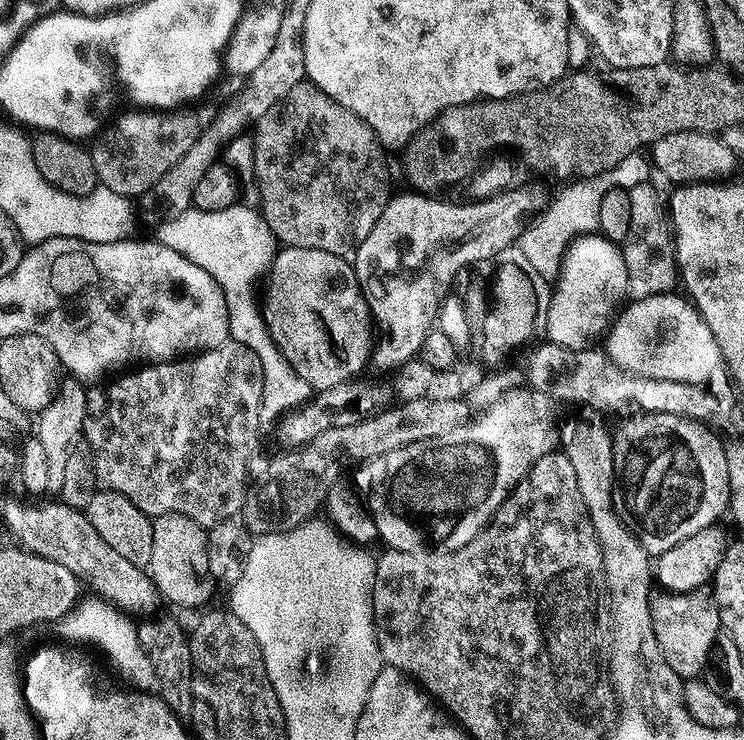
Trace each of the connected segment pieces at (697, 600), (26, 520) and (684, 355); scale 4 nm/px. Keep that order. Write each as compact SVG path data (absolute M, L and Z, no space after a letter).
M707 591L670 592L653 595L650 600L652 626L662 658L680 676L681 681L695 680L708 666L708 655L722 629L716 604Z
M59 502L48 504L45 508L12 508L8 512L8 524L14 535L28 535L27 551L50 562L58 562L58 566L66 566L70 574L74 574L87 587L89 584L96 591L93 593L99 599L107 600L112 607L119 608L132 618L152 618L157 615L156 607L162 604L162 597L151 576L145 569L126 562L122 554L114 554L114 550L110 550L110 546L98 538L98 530L90 526L83 511L67 508Z
M664 292L645 300L632 300L613 319L606 333L606 355L612 368L647 380L687 384L703 385L708 382L704 380L725 379L724 359L714 334L710 334L710 326L706 326L700 313L683 295L676 295Z

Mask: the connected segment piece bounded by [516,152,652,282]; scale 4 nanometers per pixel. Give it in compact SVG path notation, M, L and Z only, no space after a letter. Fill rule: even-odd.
M639 152L627 155L618 166L603 171L600 175L577 179L576 186L568 190L569 196L561 200L560 210L554 206L550 207L546 216L541 215L534 223L531 223L517 240L517 249L520 248L525 260L523 263L534 274L538 273L542 279L548 282L555 281L559 275L560 261L564 251L572 240L579 235L595 233L599 229L600 202L604 194L616 187L628 191L636 185L645 184L651 177L649 174L652 174L651 163L643 153Z

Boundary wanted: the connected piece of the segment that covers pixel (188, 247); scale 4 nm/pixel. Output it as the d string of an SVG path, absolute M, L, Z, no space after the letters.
M195 206L184 212L169 215L154 232L155 239L170 250L174 250L194 266L206 270L210 278L225 296L228 304L228 326L235 343L246 346L260 364L264 375L265 389L281 388L288 396L296 396L302 389L301 378L280 353L279 346L272 341L268 325L264 322L258 298L251 293L256 279L263 277L272 267L272 259L278 251L278 243L267 228L266 222L255 207L233 206L226 210L204 212Z

